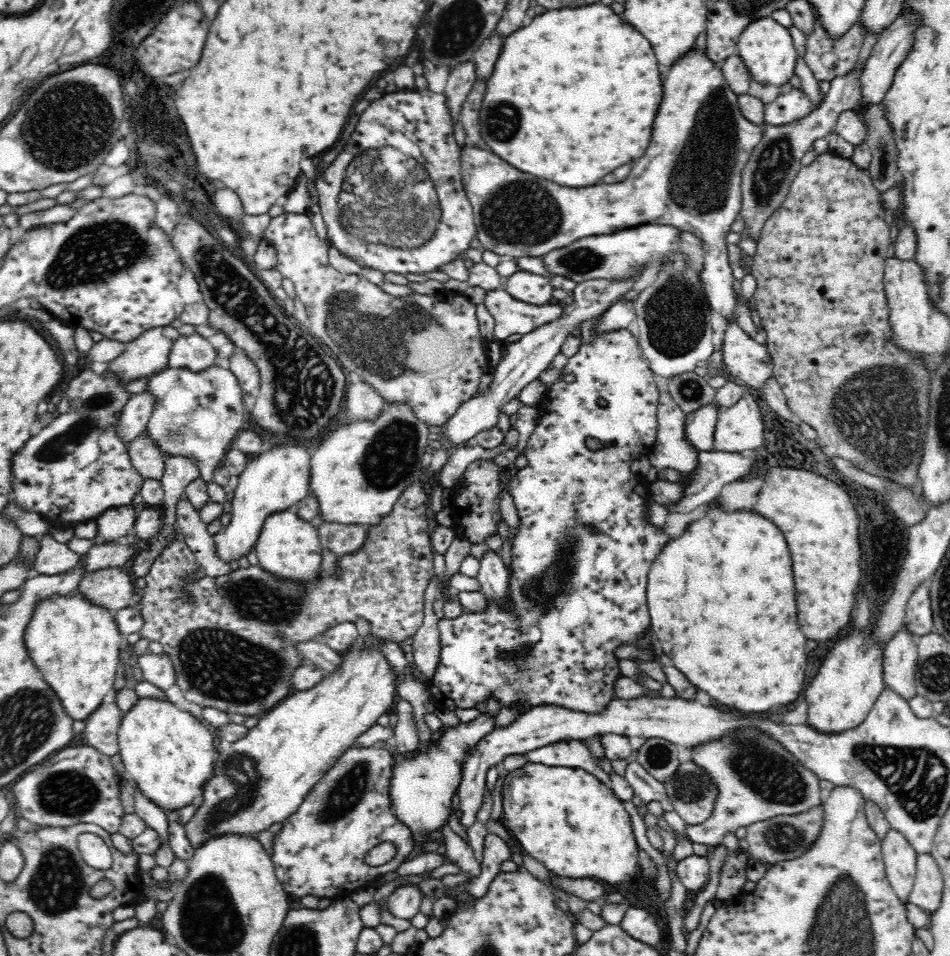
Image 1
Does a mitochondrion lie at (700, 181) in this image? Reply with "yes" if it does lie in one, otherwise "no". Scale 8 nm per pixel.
yes

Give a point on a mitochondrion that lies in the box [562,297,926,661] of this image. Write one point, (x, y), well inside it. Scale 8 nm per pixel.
(875, 412)

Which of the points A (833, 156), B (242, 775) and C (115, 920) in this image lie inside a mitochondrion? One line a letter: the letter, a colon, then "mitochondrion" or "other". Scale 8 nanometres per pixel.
A: other
B: mitochondrion
C: other

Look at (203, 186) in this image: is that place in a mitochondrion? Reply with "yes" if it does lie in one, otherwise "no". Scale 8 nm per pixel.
no

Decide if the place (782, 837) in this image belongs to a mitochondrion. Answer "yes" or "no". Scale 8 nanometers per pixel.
yes

